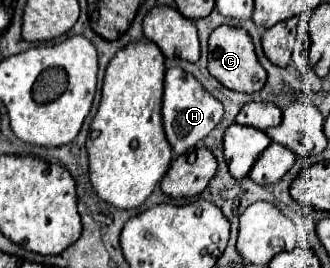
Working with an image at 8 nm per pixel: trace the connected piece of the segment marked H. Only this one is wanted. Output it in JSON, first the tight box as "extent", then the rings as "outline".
{"extent":[163,66,223,154],"outline":[[[177,66],[167,70],[165,94],[163,94],[163,124],[165,124],[167,140],[175,154],[199,146],[201,140],[221,122],[221,116],[223,116],[223,104],[217,98],[213,98],[193,74]]]}

